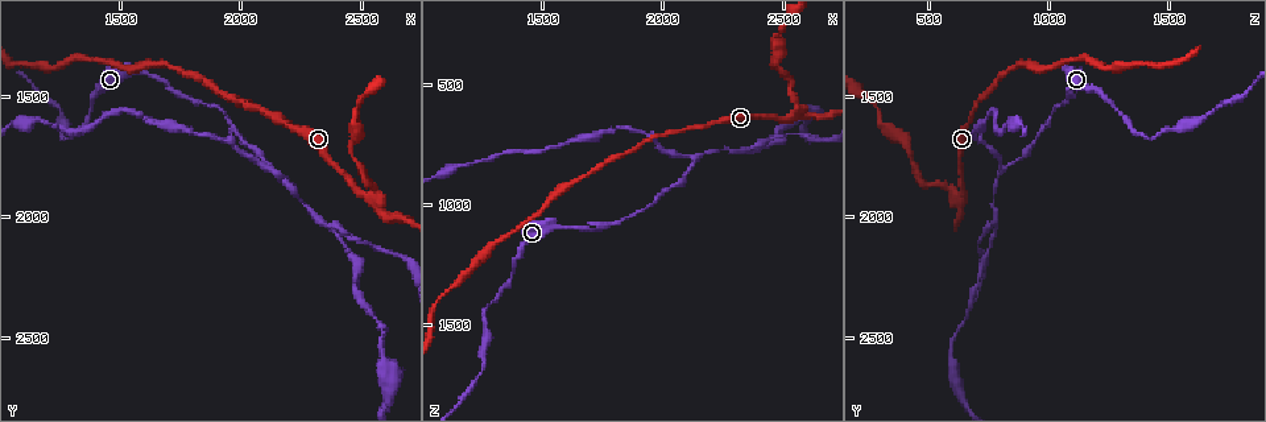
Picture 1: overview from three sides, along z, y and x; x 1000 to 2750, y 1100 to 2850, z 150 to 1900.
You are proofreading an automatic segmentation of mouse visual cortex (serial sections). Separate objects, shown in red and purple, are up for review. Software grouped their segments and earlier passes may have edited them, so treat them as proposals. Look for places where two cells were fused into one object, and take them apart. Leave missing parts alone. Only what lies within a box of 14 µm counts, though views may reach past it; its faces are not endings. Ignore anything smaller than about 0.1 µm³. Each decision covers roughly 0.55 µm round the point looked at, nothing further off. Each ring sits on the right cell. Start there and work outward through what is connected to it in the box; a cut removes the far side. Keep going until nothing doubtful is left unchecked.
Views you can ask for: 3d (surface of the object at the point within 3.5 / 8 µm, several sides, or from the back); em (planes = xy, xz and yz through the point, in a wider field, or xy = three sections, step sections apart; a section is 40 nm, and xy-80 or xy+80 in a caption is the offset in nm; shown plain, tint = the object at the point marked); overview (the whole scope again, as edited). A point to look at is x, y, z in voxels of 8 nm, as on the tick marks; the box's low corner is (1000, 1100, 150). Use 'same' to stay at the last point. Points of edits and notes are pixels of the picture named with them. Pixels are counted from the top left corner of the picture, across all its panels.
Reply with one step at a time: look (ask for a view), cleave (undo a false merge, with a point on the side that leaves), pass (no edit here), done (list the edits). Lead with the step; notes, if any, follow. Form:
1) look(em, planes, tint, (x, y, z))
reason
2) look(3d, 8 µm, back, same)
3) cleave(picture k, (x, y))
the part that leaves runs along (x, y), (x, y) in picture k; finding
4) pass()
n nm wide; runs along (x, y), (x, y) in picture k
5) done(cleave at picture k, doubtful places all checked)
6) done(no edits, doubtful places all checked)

look(3d, 8 µm, (2130, 1790, 820))
sharp bend

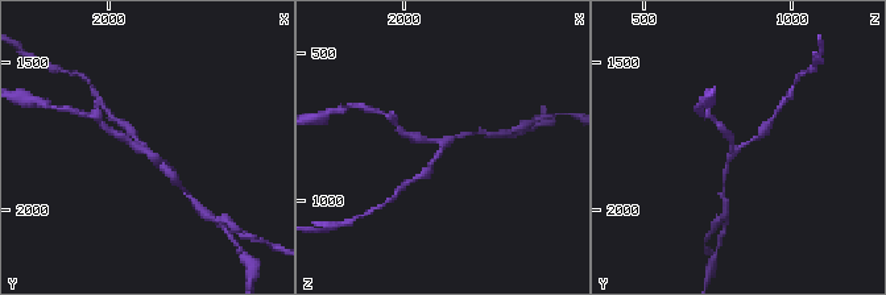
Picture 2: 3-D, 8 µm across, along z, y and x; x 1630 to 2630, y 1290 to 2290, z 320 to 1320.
look(em, xy, step 3, tint, (2120, 1800, 810))
need the tissue

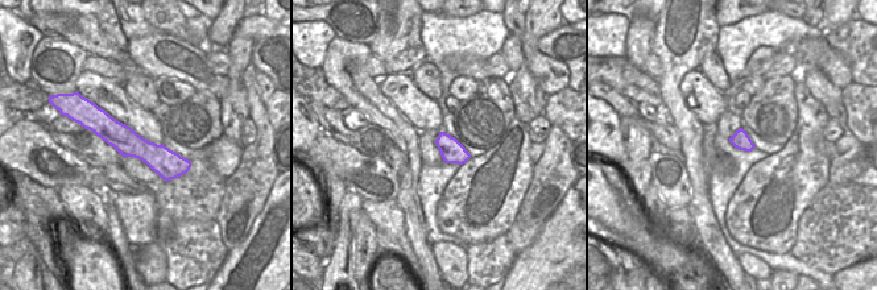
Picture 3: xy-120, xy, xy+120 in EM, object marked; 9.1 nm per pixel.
pass()
3 arms; arms of 150, 150, 200 nm; runs along (94, 123), (166, 164), (187, 164) in picture 3; all the same cell

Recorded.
look(3d, 3.5 µm, back, (2530, 1920, 640))
sharp bend

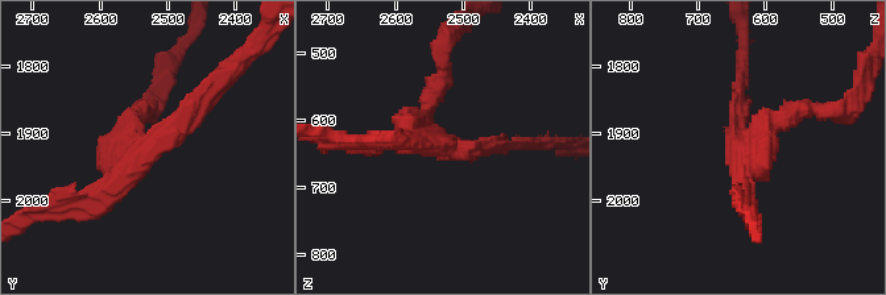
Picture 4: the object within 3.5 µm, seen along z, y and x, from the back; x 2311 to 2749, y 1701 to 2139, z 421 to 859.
look(em, xy, step 3, plain, (2530, 1920, 640))

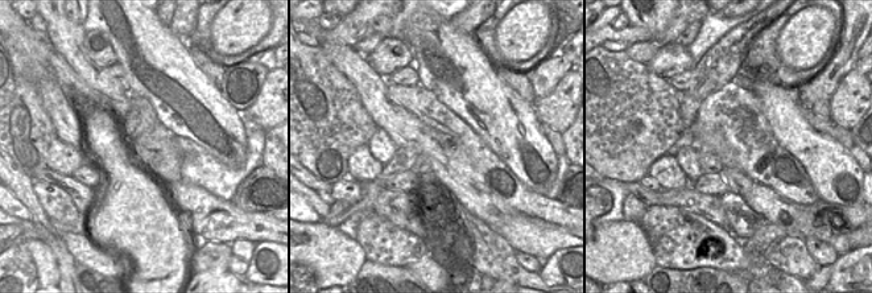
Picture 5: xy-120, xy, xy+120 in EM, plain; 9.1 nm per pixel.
look(em, xy, step 3, tint, same)
where the object lies

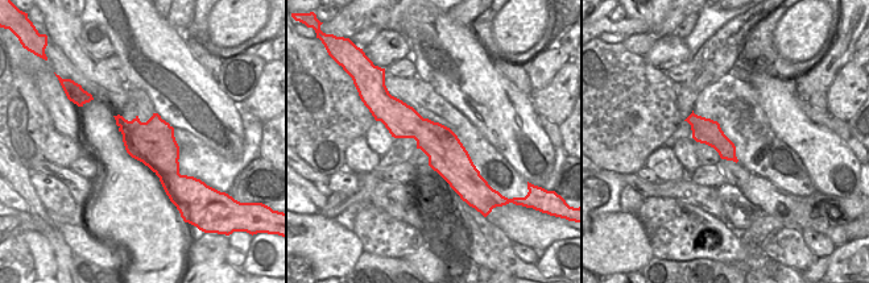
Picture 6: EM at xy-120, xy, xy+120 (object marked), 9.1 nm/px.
cleave(picture 4, (438, 78))
the part that leaves runs along (753, 138), (861, 90) in picture 4; a second cell is stuck on

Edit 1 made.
look(3d, 3.5 µm, (2190, 1870, 780))

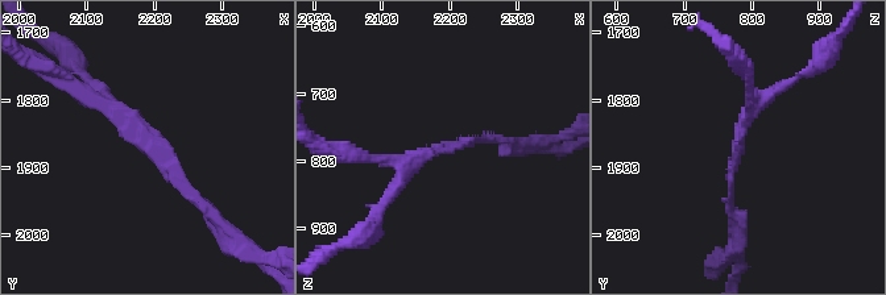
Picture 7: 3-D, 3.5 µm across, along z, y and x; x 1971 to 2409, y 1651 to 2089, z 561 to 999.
look(em, xy, step 5, tint, (2195, 1870, 780))

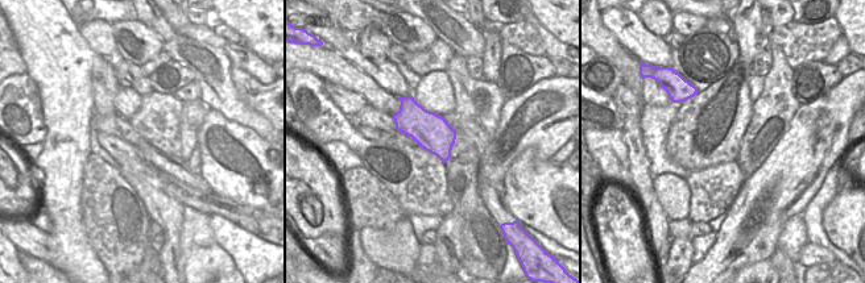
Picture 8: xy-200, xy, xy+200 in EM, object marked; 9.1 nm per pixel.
pass()
arms of 100, 200 nm; runs along (103, 91), (208, 212) in picture 7; continuous, no second cell

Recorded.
look(3d, 3.5 µm, (2350, 2030, 780))
two arms in line, one across

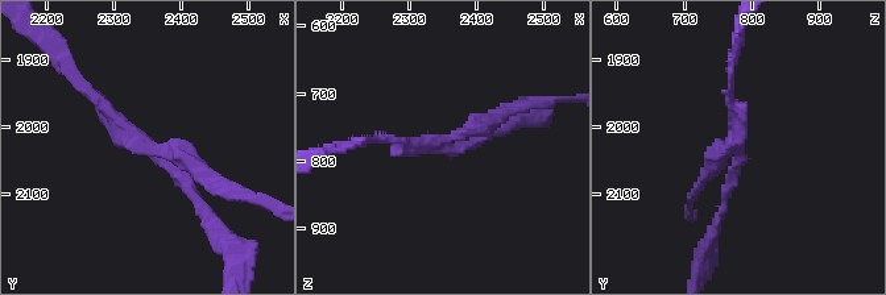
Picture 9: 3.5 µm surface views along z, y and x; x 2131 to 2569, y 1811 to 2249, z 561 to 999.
look(em, planes, plain, (2355, 2030, 775))
3 arms; arms of 150, 150, 200 nm; shape alone is not enough

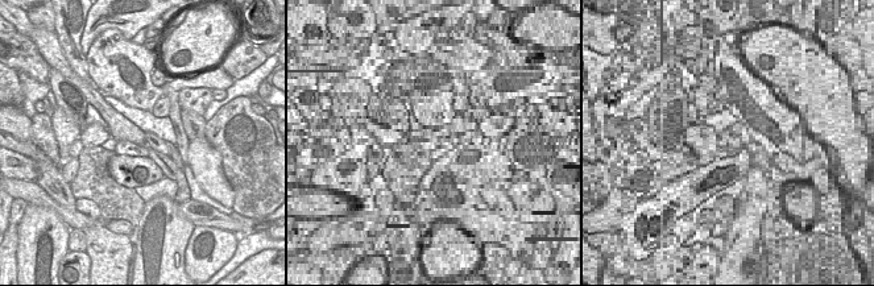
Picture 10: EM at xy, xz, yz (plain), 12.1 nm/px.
look(em, planes, tint, same)
where the object lies

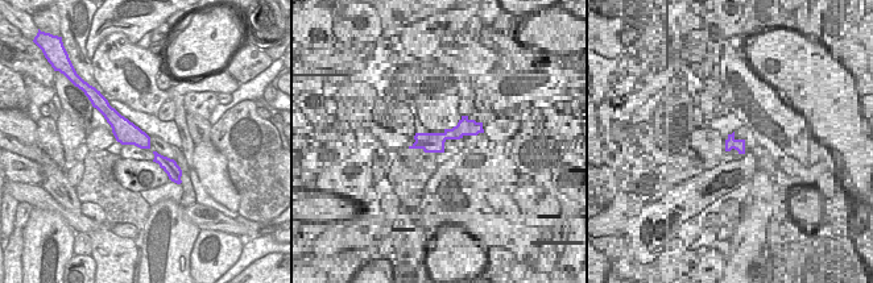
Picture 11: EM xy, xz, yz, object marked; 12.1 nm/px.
cleave(picture 9, (197, 199))
the part that leaves runs along (736, 129), (740, 161), (716, 221) in picture 9; two cells meet here

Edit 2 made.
done(cleave at picture 4, cleave at picture 9, doubtful places all checked)

